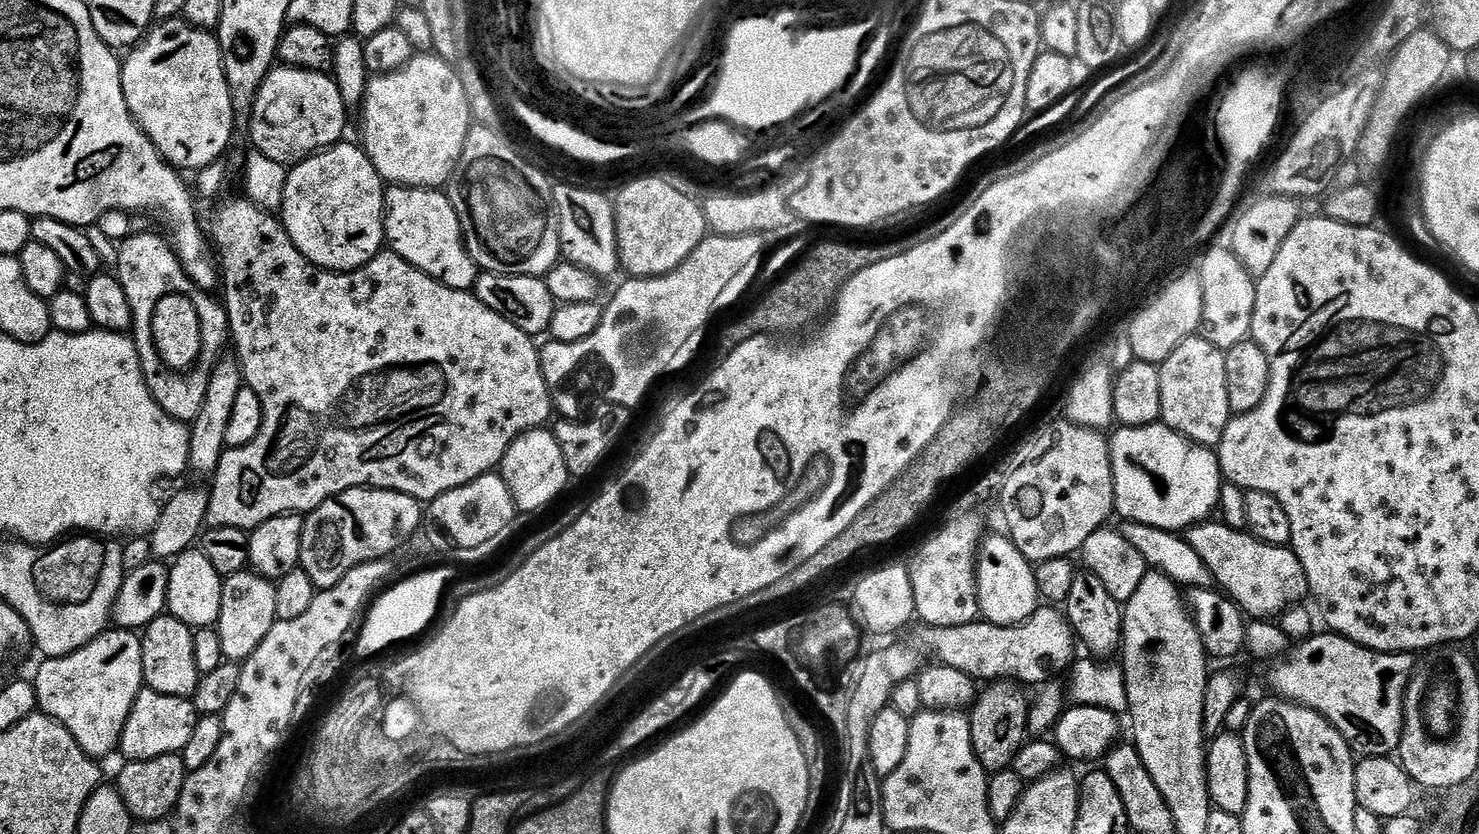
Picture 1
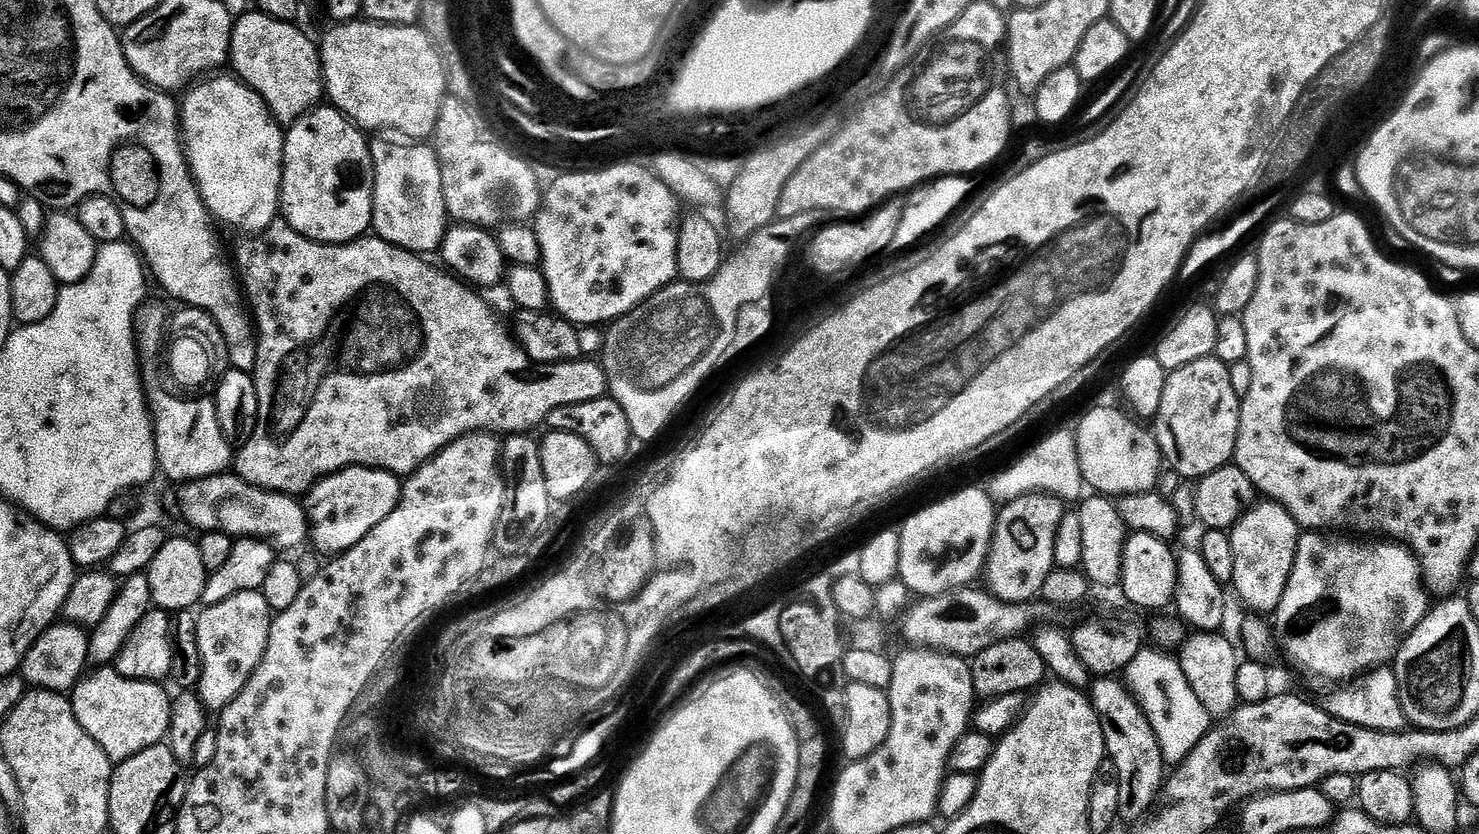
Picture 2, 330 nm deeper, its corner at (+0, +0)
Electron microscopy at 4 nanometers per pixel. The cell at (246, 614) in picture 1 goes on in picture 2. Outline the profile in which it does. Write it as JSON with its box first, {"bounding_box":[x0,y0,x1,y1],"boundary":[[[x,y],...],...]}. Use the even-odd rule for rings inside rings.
{"bounding_box":[196,591,273,710],"boundary":[[[263,591],[238,592],[233,596],[207,605],[196,617],[196,637],[202,658],[203,676],[198,685],[198,695],[204,707],[219,710],[244,688],[253,669],[268,644],[268,630],[272,625],[273,609],[269,608]]]}

